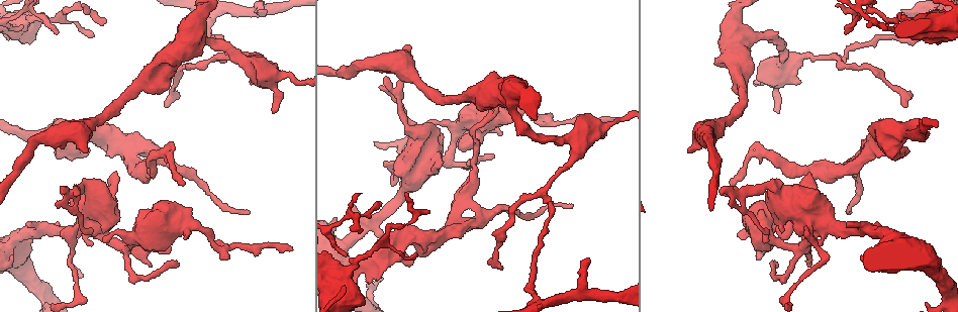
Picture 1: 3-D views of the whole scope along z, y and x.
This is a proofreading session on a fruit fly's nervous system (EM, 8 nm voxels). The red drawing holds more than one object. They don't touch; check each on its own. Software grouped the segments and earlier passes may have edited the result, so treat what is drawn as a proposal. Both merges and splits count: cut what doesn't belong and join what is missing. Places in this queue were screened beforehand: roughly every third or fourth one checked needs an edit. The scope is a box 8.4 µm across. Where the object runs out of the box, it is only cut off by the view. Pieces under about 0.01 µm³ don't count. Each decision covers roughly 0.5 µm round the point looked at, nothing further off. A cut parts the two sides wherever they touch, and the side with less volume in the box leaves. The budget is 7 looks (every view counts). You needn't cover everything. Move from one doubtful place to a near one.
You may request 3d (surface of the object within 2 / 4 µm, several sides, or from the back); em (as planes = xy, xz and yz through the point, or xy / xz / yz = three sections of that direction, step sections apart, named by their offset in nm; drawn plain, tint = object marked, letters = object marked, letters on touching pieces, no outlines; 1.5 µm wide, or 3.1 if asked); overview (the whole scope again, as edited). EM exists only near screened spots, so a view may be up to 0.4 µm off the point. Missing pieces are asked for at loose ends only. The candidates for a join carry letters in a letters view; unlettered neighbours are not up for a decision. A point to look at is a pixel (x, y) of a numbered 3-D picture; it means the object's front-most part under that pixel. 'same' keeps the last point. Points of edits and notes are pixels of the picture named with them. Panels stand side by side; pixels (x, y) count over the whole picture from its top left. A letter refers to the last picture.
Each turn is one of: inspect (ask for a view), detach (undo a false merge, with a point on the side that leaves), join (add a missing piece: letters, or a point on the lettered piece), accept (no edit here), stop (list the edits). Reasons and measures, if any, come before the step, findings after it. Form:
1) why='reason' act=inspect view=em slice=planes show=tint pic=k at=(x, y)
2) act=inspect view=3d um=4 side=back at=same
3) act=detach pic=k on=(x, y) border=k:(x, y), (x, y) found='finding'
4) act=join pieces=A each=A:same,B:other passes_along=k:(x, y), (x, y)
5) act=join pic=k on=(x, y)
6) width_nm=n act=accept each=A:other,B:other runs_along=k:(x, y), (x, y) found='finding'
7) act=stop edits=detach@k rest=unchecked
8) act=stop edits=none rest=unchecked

act=inspect view=em um=3.1 slice=planes show=letters pic=1 at=(906, 104)

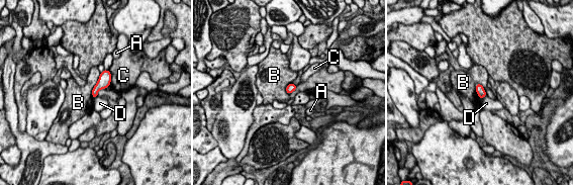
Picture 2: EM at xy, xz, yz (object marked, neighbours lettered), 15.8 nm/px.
act=accept each=A:other,B:other,C:other,D:other border=2:(476, 83), (482, 86), (486, 95) found='none of them fits'

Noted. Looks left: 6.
why='thick turns thin' act=inspect view=3d um=2 pic=1 at=(495, 214)

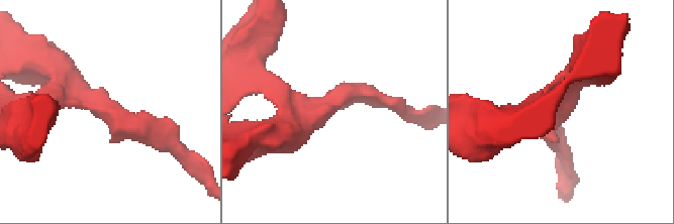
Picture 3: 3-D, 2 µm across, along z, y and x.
why='shape alone is not enough' act=inspect view=em slice=planes show=letters pic=3 at=(330, 103)

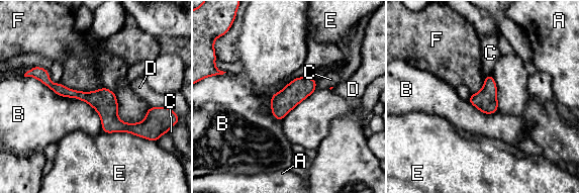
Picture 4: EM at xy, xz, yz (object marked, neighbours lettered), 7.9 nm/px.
act=accept each=A:other,B:other,C:other,D:other,E:other,F:other border=4:(28, 76), (73, 98) found='all the same cell'

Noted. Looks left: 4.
why='long arm stops here' act=inspect view=3d um=4 pic=1 at=(848, 214)

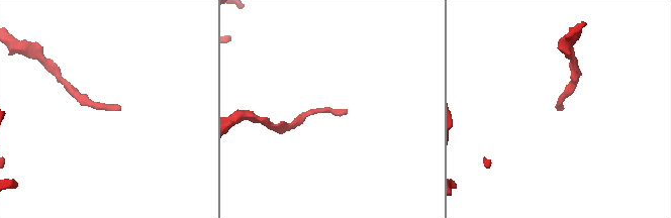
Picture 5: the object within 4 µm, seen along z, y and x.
act=inspect view=em slice=yz step=4 show=letters pic=5 at=(347, 110)

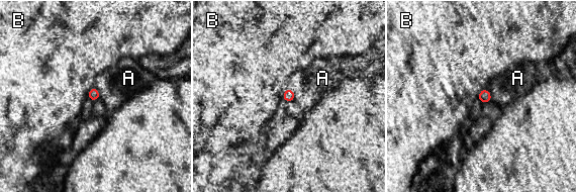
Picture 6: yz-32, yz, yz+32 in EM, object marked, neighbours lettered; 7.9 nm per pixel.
why='another direction' act=inspect view=em slice=planes show=letters at=same

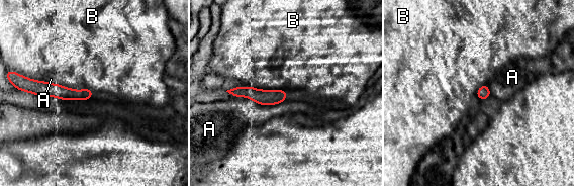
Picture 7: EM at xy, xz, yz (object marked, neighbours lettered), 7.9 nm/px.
width_nm=90 act=accept each=A:other,B:other runs_along=7:(31, 88), (72, 94), (90, 92) found='no lettered piece goes on from it'

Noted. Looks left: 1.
act=stop edits=none rest=unchecked

